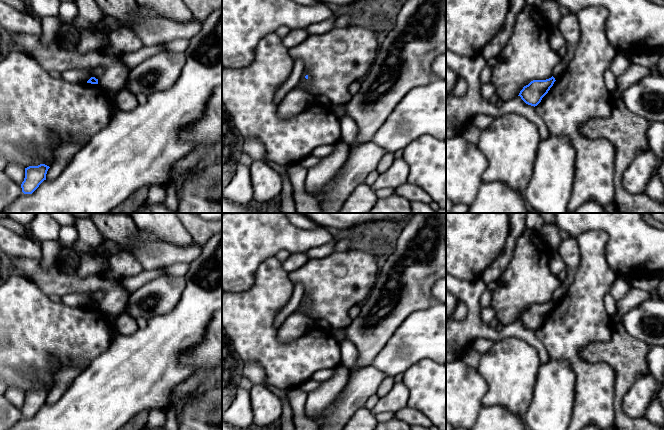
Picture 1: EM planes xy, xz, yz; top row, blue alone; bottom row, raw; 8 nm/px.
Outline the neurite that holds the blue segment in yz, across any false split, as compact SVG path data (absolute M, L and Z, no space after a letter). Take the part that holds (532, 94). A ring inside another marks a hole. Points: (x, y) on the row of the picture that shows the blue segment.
M553 76L546 80L533 80L523 87L518 96L520 96L526 104L535 107L548 93L555 81Z

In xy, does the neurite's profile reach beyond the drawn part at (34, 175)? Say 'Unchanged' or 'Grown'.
Unchanged

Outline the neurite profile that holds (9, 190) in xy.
M3 171L0 172L0 213L12 204L22 193L21 185L11 180Z

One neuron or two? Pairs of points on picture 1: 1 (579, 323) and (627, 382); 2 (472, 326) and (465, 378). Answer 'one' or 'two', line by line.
1: two
2: two

